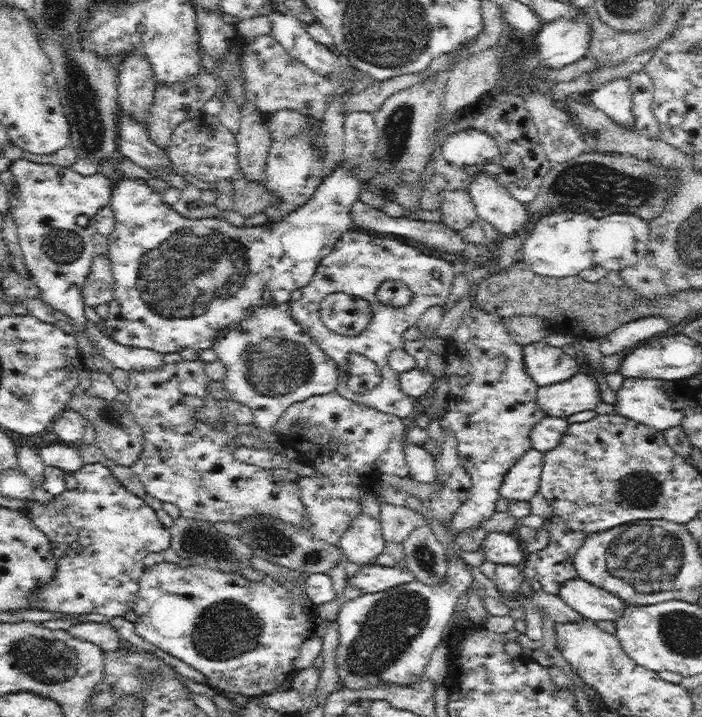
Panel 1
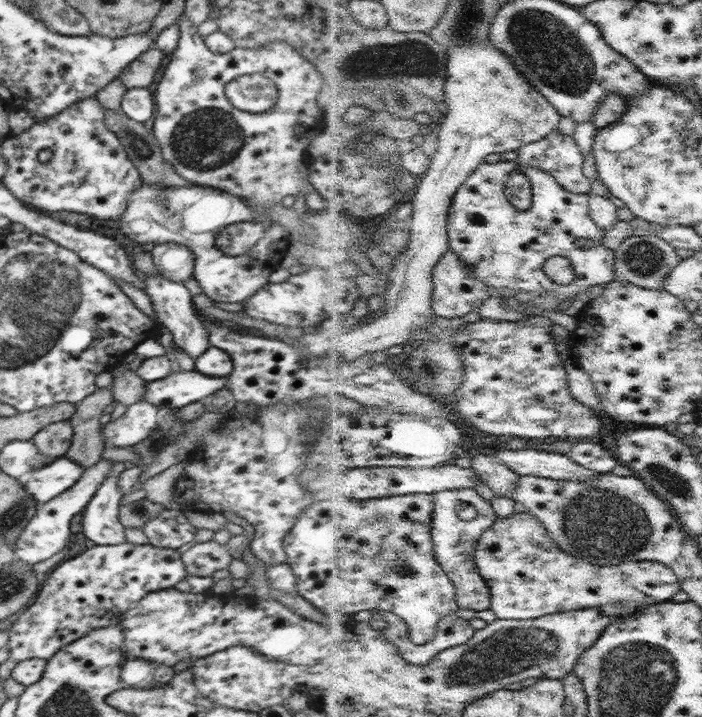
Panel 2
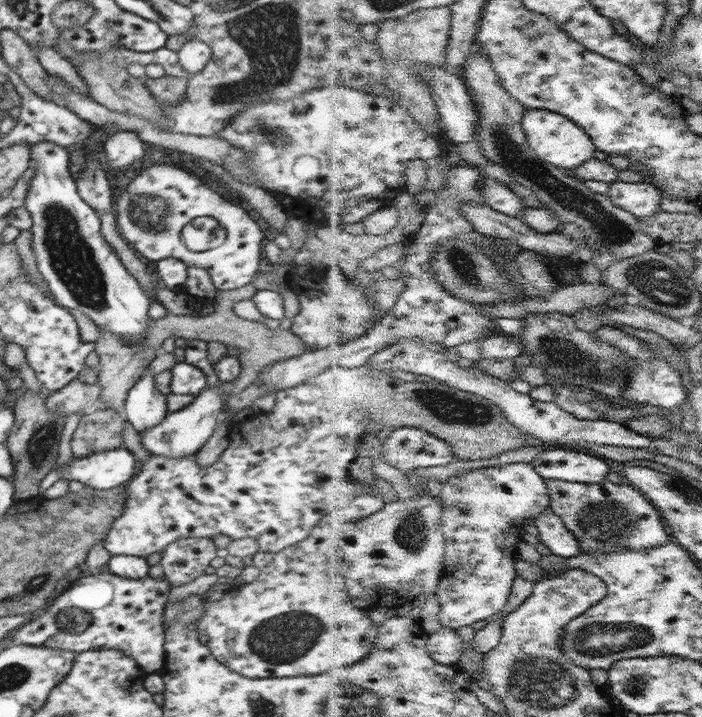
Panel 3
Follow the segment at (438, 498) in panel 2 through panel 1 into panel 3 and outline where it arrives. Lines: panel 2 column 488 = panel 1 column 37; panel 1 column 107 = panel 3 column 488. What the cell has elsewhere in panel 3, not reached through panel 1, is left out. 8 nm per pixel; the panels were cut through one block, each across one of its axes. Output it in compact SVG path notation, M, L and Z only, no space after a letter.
M514 462L507 463L506 465L497 465L495 467L485 467L480 469L475 469L472 471L465 471L464 473L458 473L454 475L448 481L445 481L442 491L442 498L445 501L445 517L443 523L443 532L448 540L447 548L447 571L439 590L436 592L439 597L439 602L441 604L441 612L439 613L439 620L442 622L444 627L450 627L453 629L459 629L460 627L467 627L468 625L478 622L478 620L486 620L486 618L491 618L494 614L502 612L506 608L506 604L510 602L510 594L512 594L512 586L514 586L514 580L518 577L518 570L516 570L516 562L520 558L519 545L524 539L526 533L526 526L528 526L528 521L530 518L540 517L546 510L552 509L552 500L550 488L548 486L548 479L544 478L533 463L528 462Z

